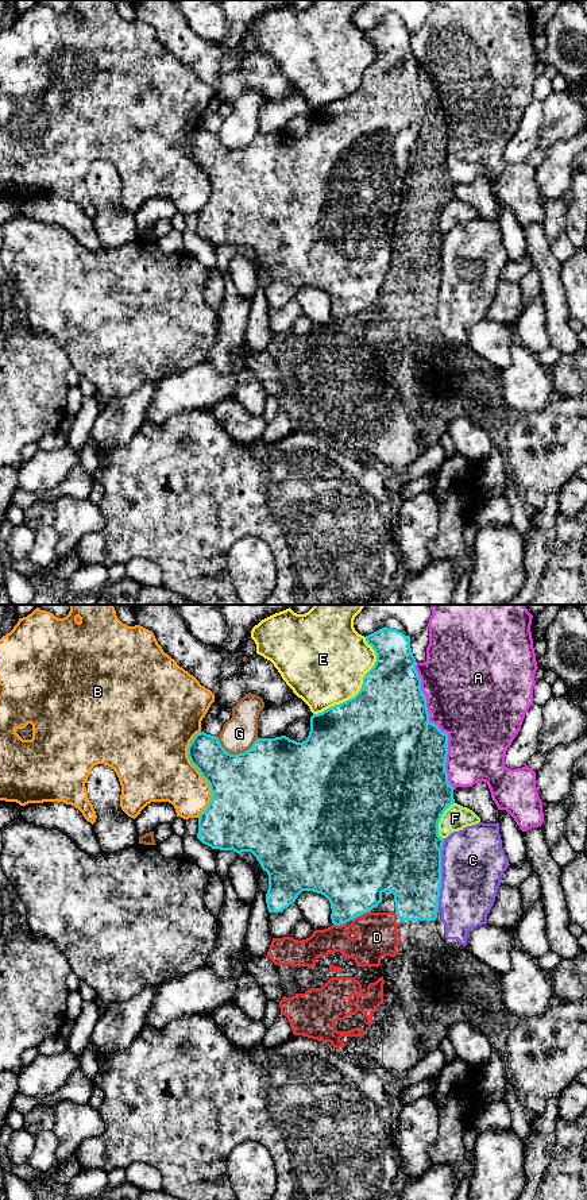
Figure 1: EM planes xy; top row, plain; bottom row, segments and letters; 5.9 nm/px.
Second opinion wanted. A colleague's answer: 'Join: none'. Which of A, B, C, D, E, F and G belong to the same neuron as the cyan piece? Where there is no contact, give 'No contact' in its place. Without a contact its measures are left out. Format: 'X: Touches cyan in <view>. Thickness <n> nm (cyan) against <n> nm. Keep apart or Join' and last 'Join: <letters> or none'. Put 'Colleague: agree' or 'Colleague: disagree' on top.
Colleague: agree
A: Touches cyan in xy. Thickness 480 nm (cyan) against 500 nm. Keep apart
B: Touches cyan in xy. Thickness 360 nm (cyan) against 380 nm. Keep apart
C: Touches cyan in xy. Thickness 460 nm (cyan) against 380 nm. Keep apart
D: Touches cyan in xy. Thickness 420 nm (cyan) against 240 nm. Keep apart
E: Touches cyan in xy. Thickness 480 nm (cyan) against 460 nm. Keep apart
F: Touches cyan in xy. Thickness 500 nm (cyan) against 150 nm. Keep apart
G: Touches cyan in xy. Thickness 500 nm (cyan) against 200 nm. Keep apart
Join: none

